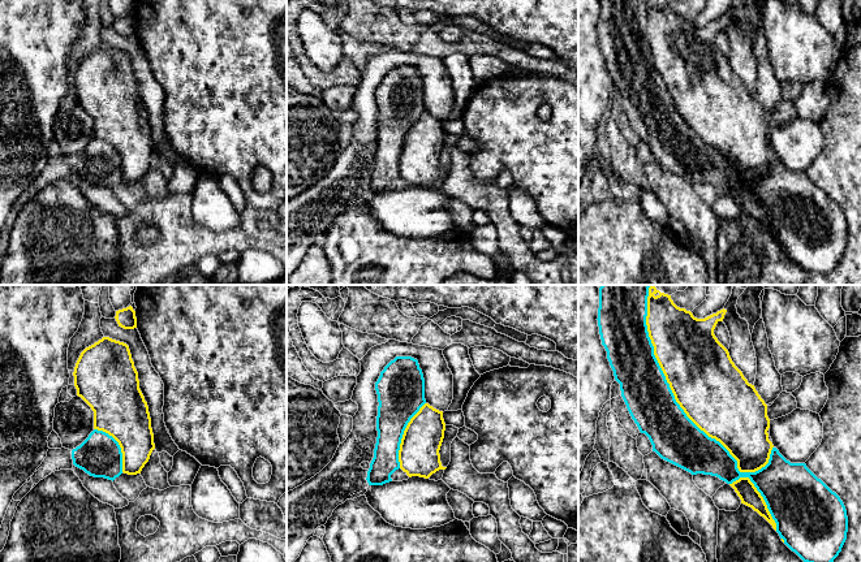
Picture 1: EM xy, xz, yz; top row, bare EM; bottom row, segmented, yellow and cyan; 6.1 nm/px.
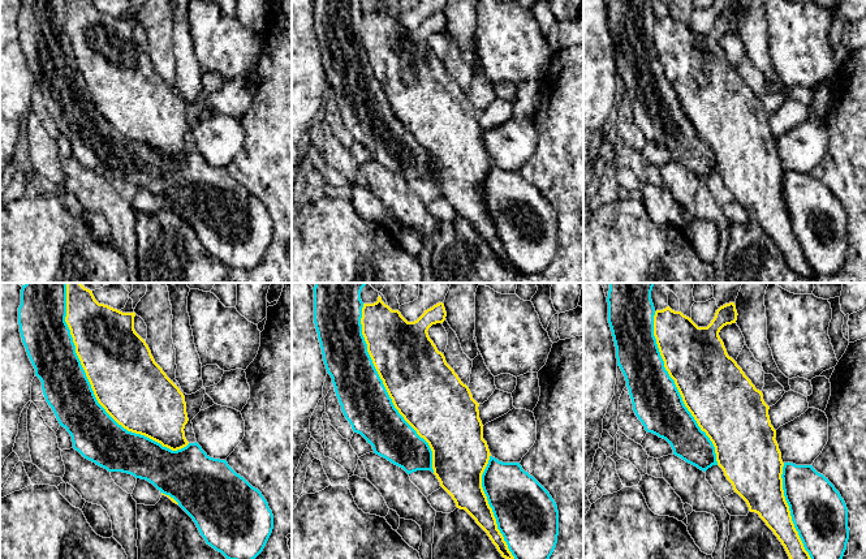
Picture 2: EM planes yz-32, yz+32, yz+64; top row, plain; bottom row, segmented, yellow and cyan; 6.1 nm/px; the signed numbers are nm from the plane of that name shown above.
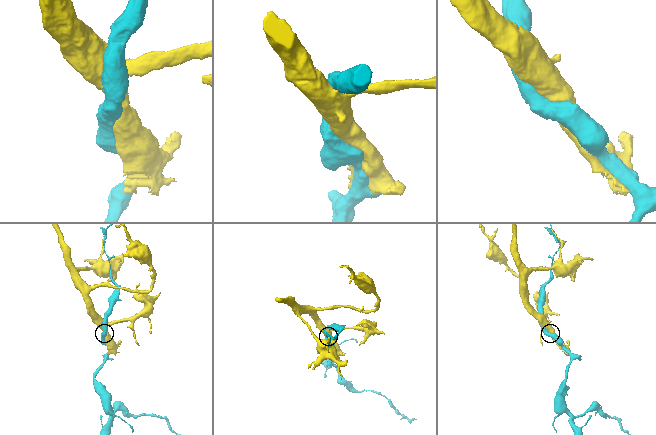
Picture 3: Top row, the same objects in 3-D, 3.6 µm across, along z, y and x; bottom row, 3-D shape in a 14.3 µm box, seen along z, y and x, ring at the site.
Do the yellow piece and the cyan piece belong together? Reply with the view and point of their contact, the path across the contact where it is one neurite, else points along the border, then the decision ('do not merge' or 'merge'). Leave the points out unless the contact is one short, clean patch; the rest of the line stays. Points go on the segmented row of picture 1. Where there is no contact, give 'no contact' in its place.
yz (671, 389) | do not merge

